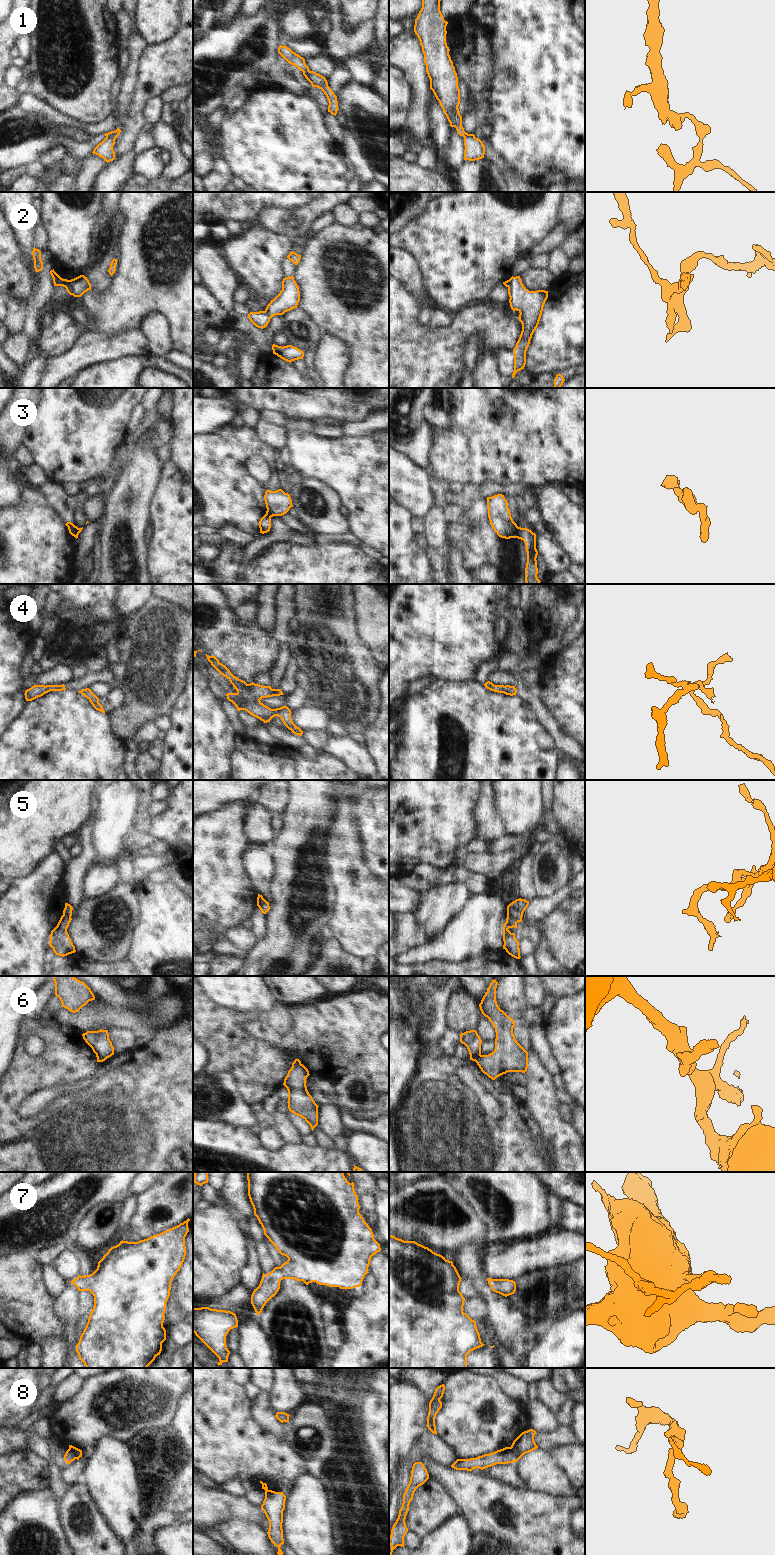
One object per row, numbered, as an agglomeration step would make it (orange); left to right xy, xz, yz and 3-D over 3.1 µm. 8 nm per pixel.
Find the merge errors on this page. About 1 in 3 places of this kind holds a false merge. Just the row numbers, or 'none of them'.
1, 2, 3, 5, 6, 8.

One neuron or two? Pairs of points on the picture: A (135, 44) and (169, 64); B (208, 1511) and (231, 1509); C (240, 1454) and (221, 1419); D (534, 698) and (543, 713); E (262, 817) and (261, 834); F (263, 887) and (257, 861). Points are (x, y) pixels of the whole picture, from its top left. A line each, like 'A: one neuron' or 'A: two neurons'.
A: two neurons
B: one neuron
C: one neuron
D: one neuron
E: one neuron
F: one neuron

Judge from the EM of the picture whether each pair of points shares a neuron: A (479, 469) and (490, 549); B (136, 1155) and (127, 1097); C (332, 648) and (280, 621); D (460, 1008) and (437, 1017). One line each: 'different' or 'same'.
A: different
B: same
C: different
D: different

